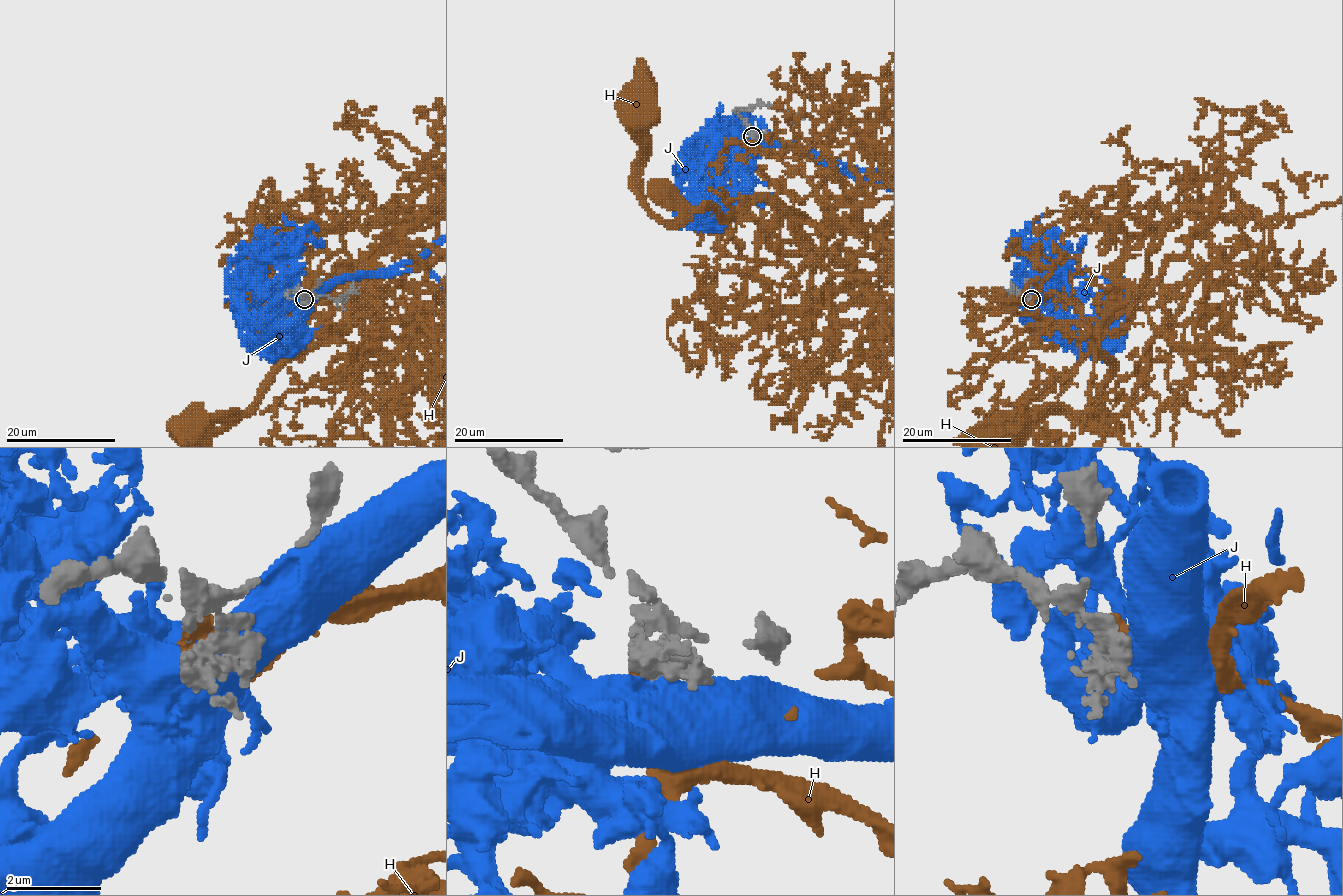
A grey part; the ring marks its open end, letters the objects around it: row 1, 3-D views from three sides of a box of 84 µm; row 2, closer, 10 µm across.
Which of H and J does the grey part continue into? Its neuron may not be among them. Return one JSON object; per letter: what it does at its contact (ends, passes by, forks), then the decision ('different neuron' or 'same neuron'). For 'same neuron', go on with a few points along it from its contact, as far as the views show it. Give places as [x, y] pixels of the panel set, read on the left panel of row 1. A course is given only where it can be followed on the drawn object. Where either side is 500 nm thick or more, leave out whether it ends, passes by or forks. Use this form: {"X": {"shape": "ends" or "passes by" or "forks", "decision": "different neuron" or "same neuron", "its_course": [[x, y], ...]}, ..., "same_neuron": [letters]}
{"H": {"shape": "ends", "decision": "same neuron"}, "J": {"decision": "different neuron"}, "same_neuron": ["H"]}

